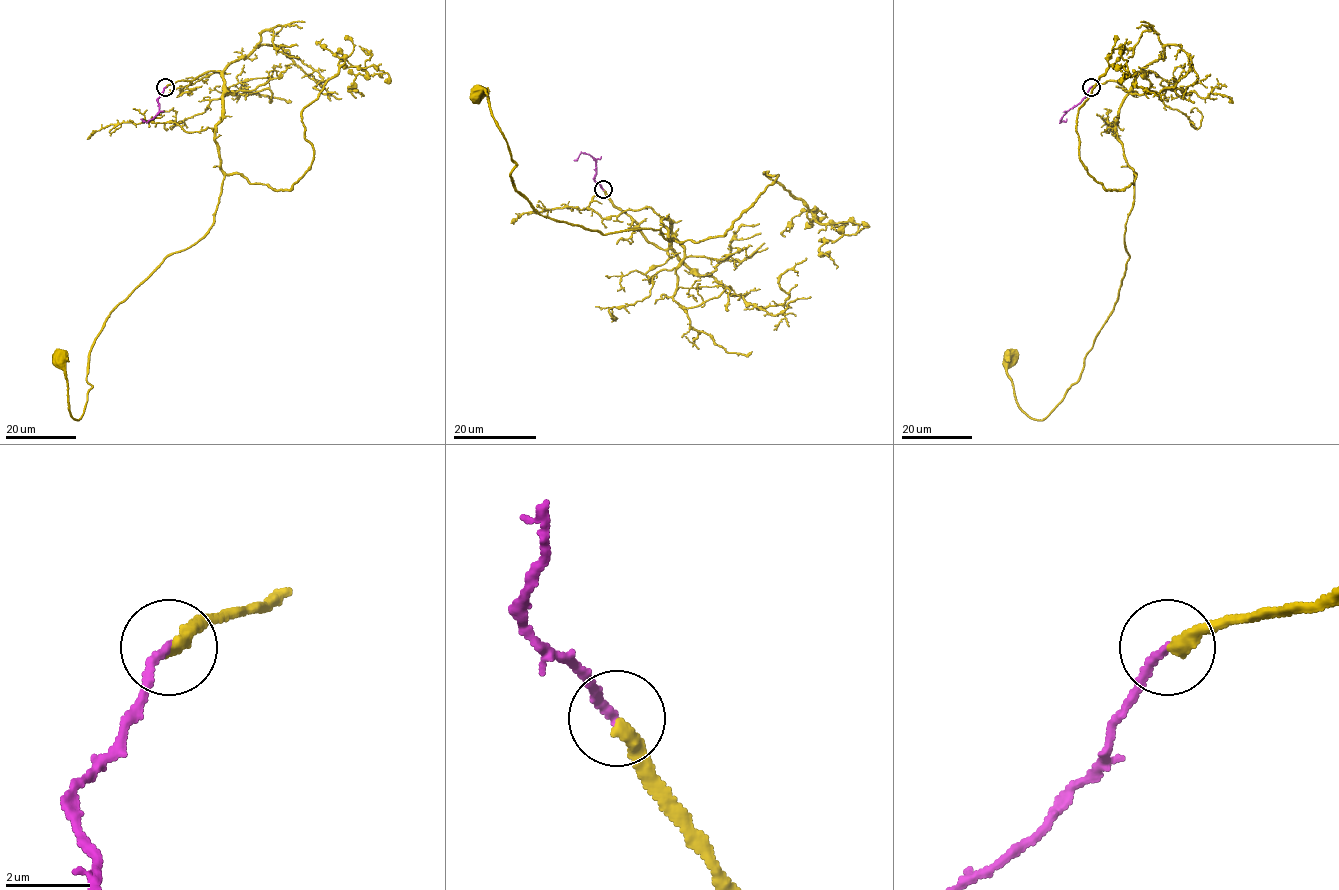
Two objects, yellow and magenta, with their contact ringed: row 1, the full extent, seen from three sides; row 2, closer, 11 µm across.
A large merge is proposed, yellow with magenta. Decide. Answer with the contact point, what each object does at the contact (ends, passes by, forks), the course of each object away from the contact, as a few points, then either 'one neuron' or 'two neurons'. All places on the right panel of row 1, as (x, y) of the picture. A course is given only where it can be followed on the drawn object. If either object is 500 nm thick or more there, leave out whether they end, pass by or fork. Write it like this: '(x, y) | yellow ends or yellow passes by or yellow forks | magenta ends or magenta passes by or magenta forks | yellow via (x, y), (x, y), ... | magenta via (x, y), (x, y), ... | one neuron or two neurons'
(1091, 87) | yellow ends | magenta ends | yellow via (1091, 87), (1141, 71), (1116, 124), (1133, 175), (1118, 298), (1080, 377), (1041, 419), (1016, 399), (1011, 358) | magenta via (1091, 87), (1060, 121), (1066, 119) | two neurons

